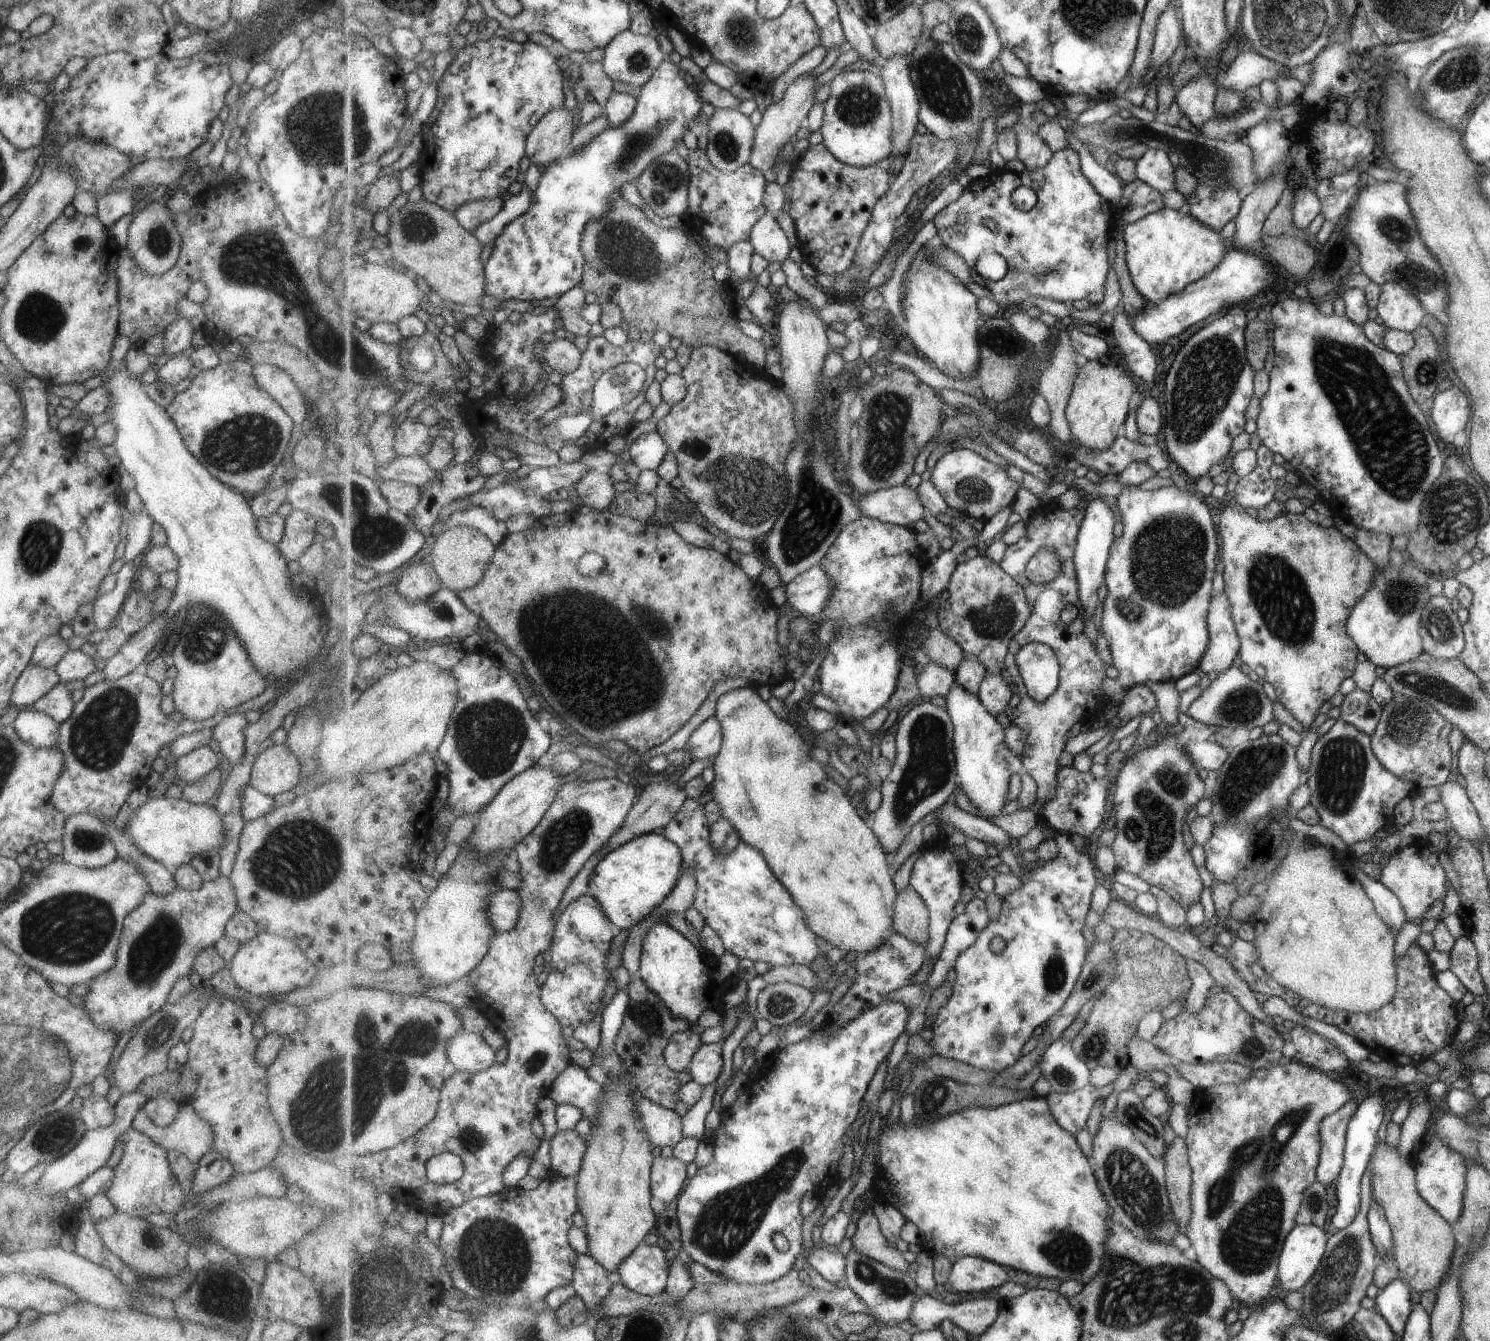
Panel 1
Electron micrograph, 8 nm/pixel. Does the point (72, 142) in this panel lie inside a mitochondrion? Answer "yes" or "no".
no

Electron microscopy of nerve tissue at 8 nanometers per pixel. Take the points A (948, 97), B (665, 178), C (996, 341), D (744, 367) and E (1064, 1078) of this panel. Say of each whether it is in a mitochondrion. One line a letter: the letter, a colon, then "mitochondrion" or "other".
A: mitochondrion
B: mitochondrion
C: mitochondrion
D: other
E: mitochondrion

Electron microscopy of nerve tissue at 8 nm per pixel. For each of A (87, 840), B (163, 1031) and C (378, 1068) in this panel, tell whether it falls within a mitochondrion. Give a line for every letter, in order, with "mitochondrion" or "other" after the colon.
A: mitochondrion
B: mitochondrion
C: mitochondrion

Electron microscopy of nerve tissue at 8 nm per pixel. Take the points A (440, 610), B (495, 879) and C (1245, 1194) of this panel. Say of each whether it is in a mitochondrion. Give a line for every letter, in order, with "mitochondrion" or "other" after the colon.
A: mitochondrion
B: other
C: mitochondrion

